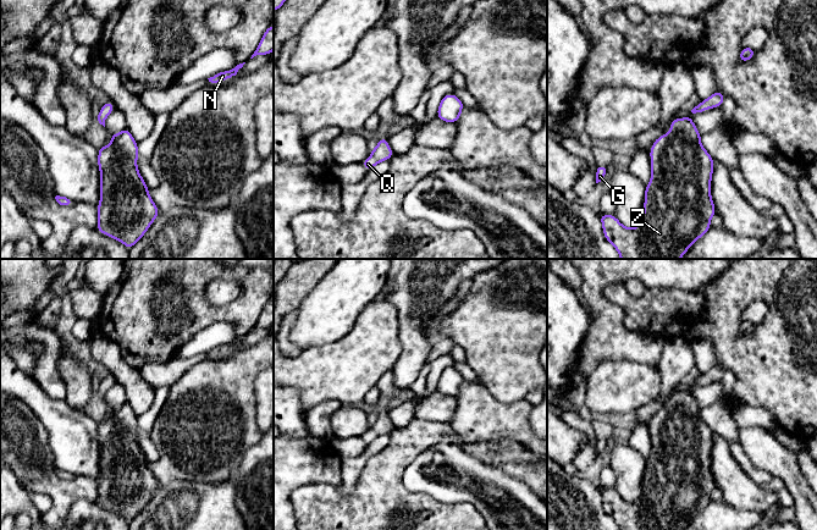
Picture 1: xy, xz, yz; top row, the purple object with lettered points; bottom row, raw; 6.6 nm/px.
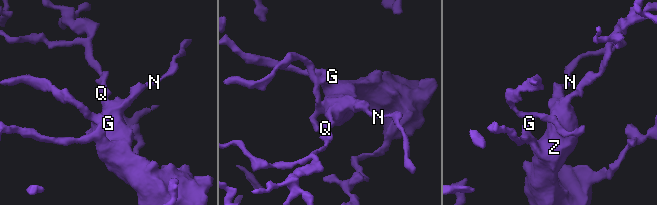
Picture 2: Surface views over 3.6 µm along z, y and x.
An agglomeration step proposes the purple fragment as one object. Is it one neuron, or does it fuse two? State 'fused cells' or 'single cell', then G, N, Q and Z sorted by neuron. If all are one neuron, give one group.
single cell; groups G N Q Z

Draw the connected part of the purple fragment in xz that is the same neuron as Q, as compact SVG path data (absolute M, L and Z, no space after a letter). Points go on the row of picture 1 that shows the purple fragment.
M381 137L377 145L371 150L370 158L364 160L361 165L369 171L381 161L390 160L392 155L393 155L393 151L387 143L387 138Z

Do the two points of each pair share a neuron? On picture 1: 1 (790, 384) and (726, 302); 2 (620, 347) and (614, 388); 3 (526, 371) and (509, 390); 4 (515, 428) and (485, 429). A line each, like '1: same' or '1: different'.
1: same
2: different
3: same
4: same

